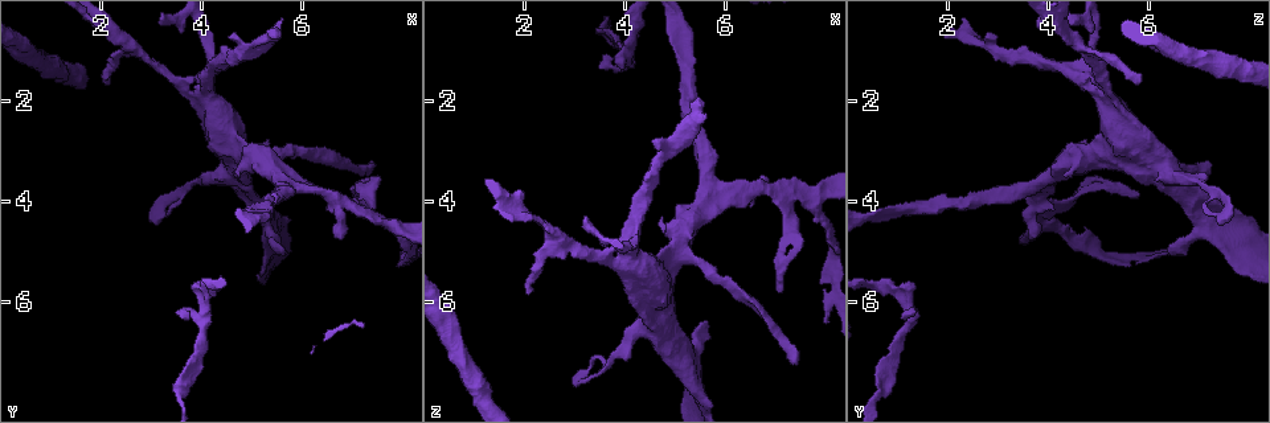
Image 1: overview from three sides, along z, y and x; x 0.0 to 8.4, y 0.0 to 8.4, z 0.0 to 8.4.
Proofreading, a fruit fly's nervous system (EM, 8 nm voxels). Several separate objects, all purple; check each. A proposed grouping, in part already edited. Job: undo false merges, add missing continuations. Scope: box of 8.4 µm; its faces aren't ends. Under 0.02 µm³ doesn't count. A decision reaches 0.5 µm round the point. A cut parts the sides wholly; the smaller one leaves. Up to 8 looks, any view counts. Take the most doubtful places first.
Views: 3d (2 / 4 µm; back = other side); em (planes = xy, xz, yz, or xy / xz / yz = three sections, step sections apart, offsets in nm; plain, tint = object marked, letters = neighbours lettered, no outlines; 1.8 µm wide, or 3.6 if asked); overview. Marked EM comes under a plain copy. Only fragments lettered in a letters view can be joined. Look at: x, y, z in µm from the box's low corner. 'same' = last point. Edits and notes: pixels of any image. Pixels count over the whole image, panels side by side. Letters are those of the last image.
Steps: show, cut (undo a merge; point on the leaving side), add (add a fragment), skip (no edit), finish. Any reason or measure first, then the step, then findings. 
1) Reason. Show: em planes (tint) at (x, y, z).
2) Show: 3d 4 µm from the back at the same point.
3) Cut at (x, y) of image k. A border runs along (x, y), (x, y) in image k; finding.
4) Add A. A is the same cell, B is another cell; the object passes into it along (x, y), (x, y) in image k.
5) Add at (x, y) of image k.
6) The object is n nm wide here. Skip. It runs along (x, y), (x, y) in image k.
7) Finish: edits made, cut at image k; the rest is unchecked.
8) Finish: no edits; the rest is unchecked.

Calibre changes. Show: 3d 4 µm at (7.15, 4.20, 3.85).

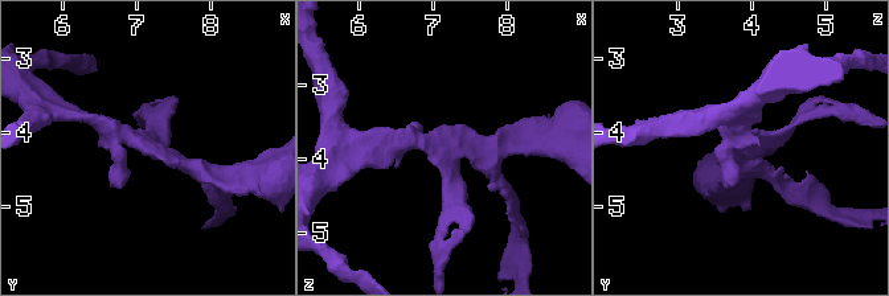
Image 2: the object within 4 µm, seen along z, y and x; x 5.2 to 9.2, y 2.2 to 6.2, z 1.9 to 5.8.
Show: em planes (letters) at (7.20, 4.15, 3.90).

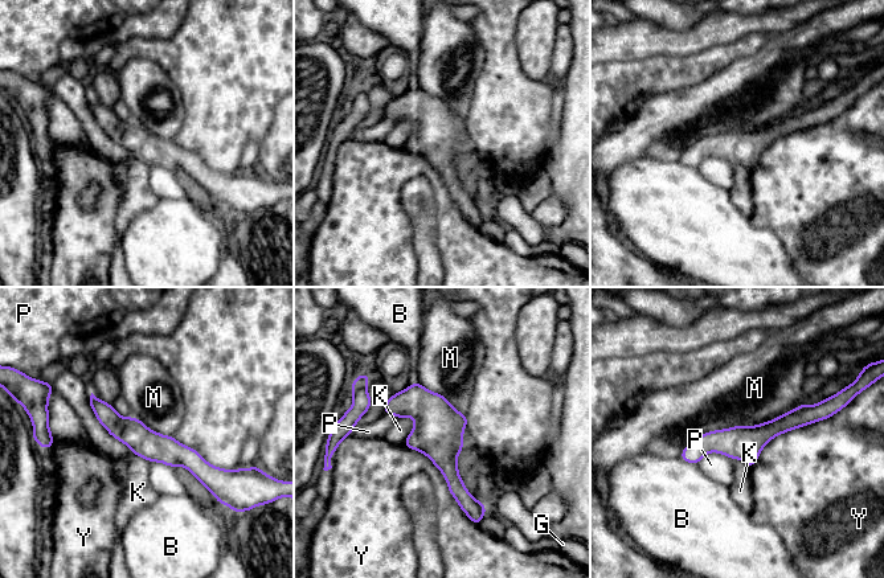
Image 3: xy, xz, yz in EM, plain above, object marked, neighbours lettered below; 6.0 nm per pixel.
The object is 180 nm wide here. Skip. B, G, K, M, P and Y are other cells; it runs along (93, 400), (122, 429), (213, 476) in image 3; continuous, no second neuron.

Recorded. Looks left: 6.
Sharp bend. Show: 3d 4 µm at (3.95, 6.25, 1.25).

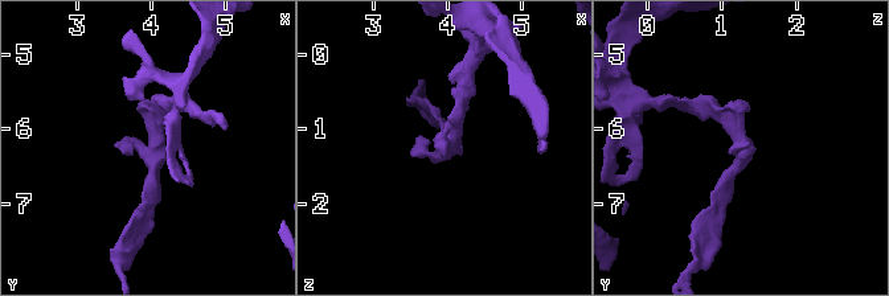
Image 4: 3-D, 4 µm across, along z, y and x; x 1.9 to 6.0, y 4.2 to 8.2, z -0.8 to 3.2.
Need the tissue. Show: em xz step 8 (tint) at (4.00, 6.25, 1.30).

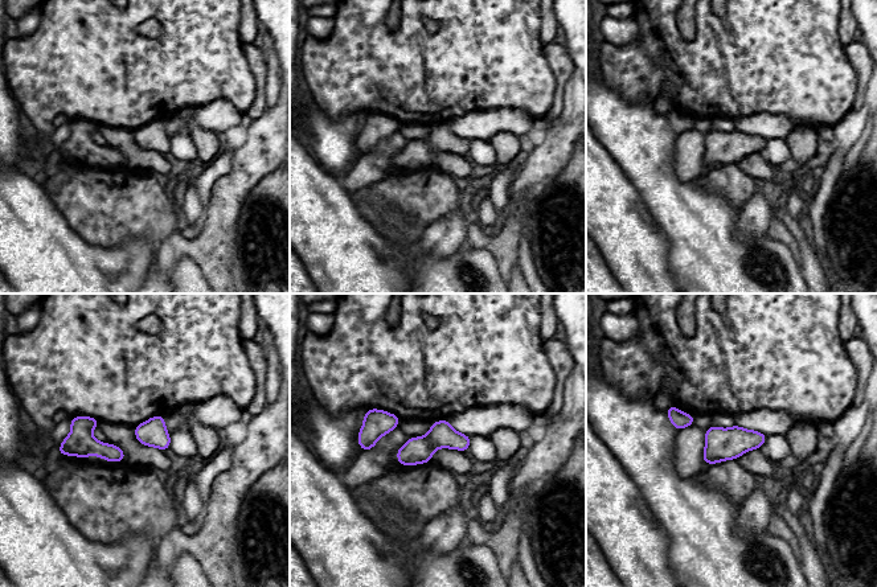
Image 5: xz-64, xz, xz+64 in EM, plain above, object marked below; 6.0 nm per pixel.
Show: em planes (letters) at the same point.

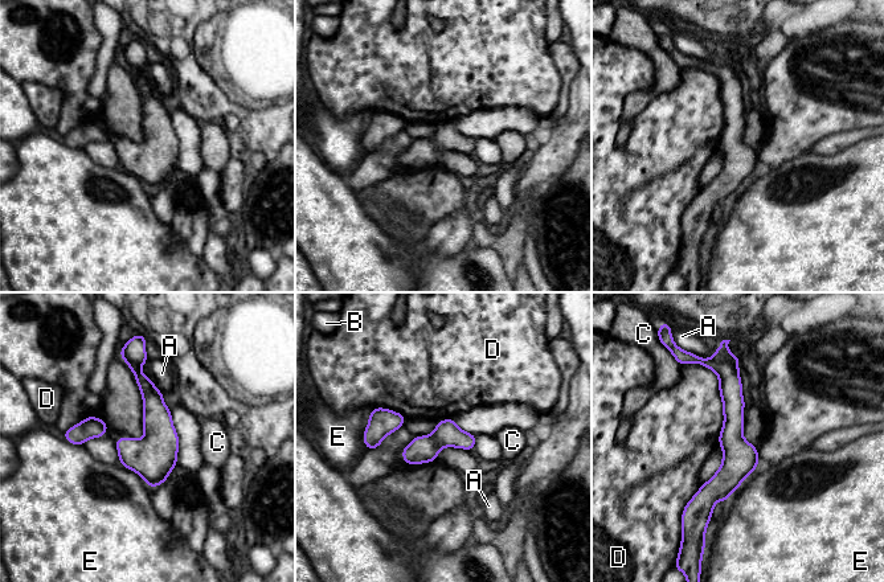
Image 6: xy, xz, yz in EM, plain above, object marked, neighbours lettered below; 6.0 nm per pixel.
The object is 160 nm wide here. Skip. A, B, C, D and E are other cells; a border runs along (691, 363), (717, 377), (719, 445) in image 6; continuous, no second neuron.

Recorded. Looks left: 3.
Thin end. Show: 3d 2 µm at (7.25, 3.30, 7.20).

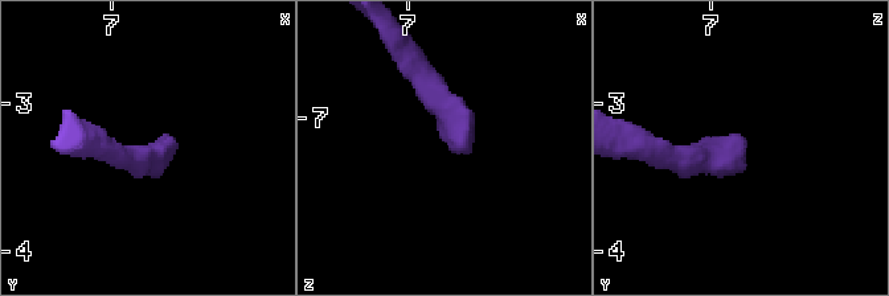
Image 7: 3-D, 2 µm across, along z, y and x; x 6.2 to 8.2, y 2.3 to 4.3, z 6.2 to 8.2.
Need the tissue. Show: em 3.6 µm yz step 4 (tint) at (7.34, 3.28, 7.24).

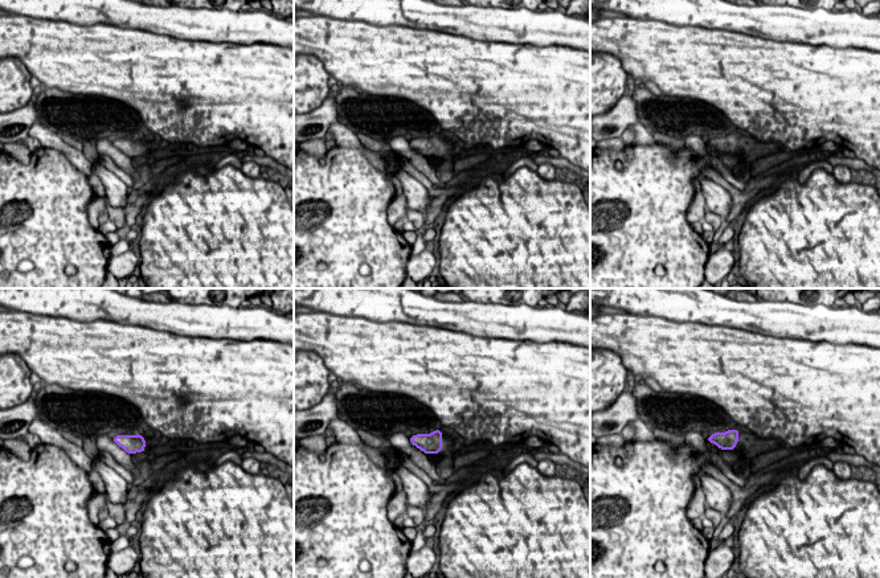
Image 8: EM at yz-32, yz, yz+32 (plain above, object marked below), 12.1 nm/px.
Cut it another way. Show: em 3.6 µm planes (letters) at the same point.

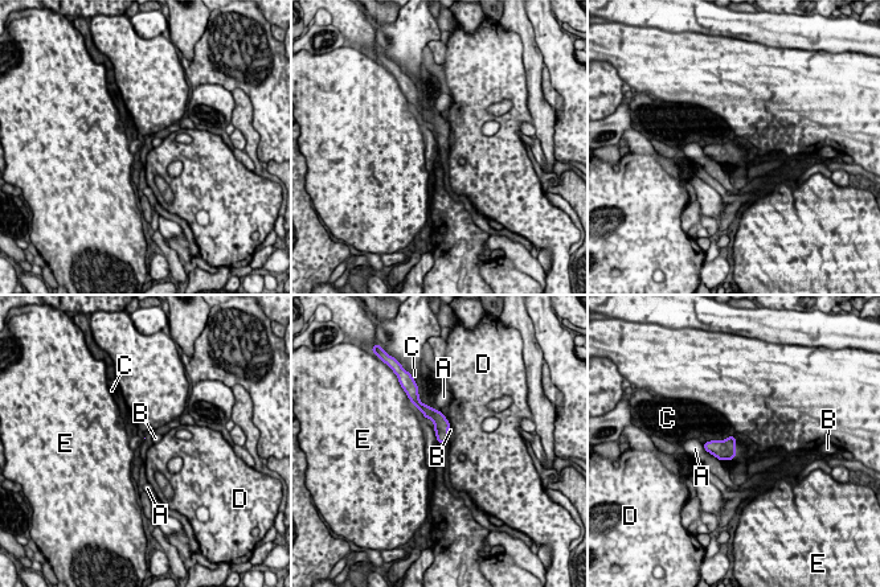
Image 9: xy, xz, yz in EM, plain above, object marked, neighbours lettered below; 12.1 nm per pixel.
Skip. A, B, C, D and E are other cells; a border runs along (445, 417), (450, 426) in image 9; no lettered fragment goes on from it.

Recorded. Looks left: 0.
Finish: no edits; the rest is unchecked.

